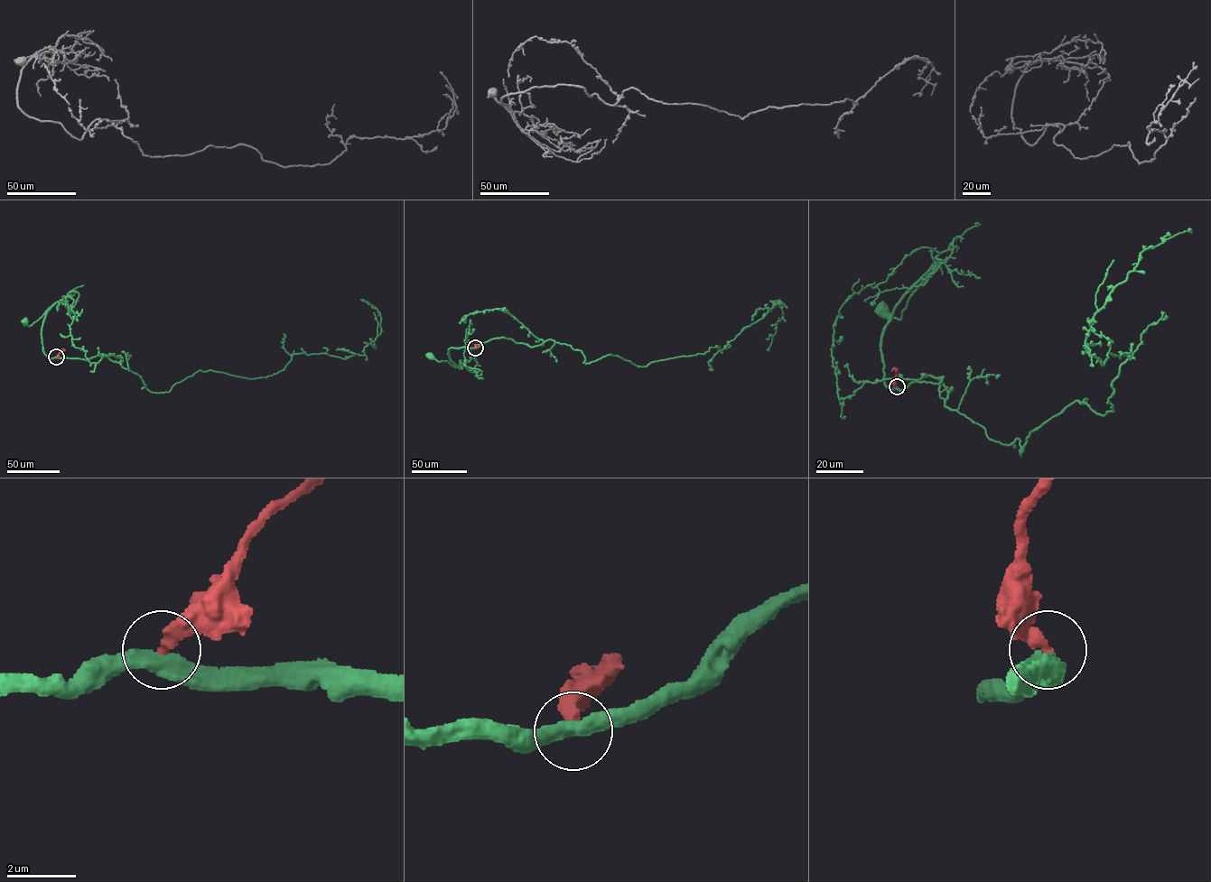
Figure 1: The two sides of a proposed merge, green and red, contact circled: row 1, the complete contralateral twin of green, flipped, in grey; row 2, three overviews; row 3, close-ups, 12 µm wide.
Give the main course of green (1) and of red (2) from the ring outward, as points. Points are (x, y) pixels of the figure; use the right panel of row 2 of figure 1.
1: (897, 386), (889, 389), (884, 379), (883, 328), (900, 298), (934, 267), (909, 298), (900, 319), (880, 310)
2: (897, 386), (895, 369), (891, 371)

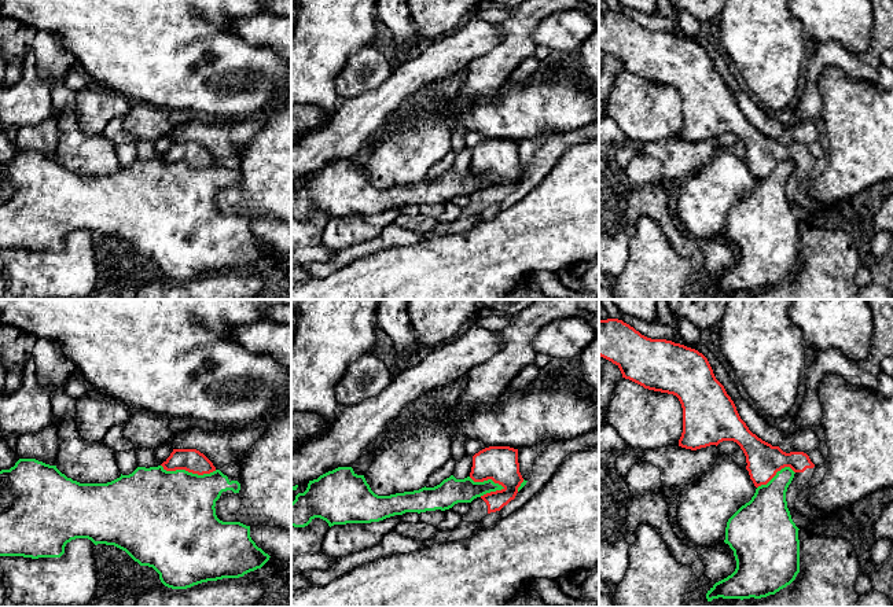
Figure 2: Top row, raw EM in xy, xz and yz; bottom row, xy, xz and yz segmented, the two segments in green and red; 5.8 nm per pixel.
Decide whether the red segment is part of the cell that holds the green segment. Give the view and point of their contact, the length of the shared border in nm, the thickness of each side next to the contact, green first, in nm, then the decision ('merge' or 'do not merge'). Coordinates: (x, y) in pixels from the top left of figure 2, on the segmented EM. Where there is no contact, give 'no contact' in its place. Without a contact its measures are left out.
xz (487, 481) | 220 nm | 160/200 nm | do not merge

